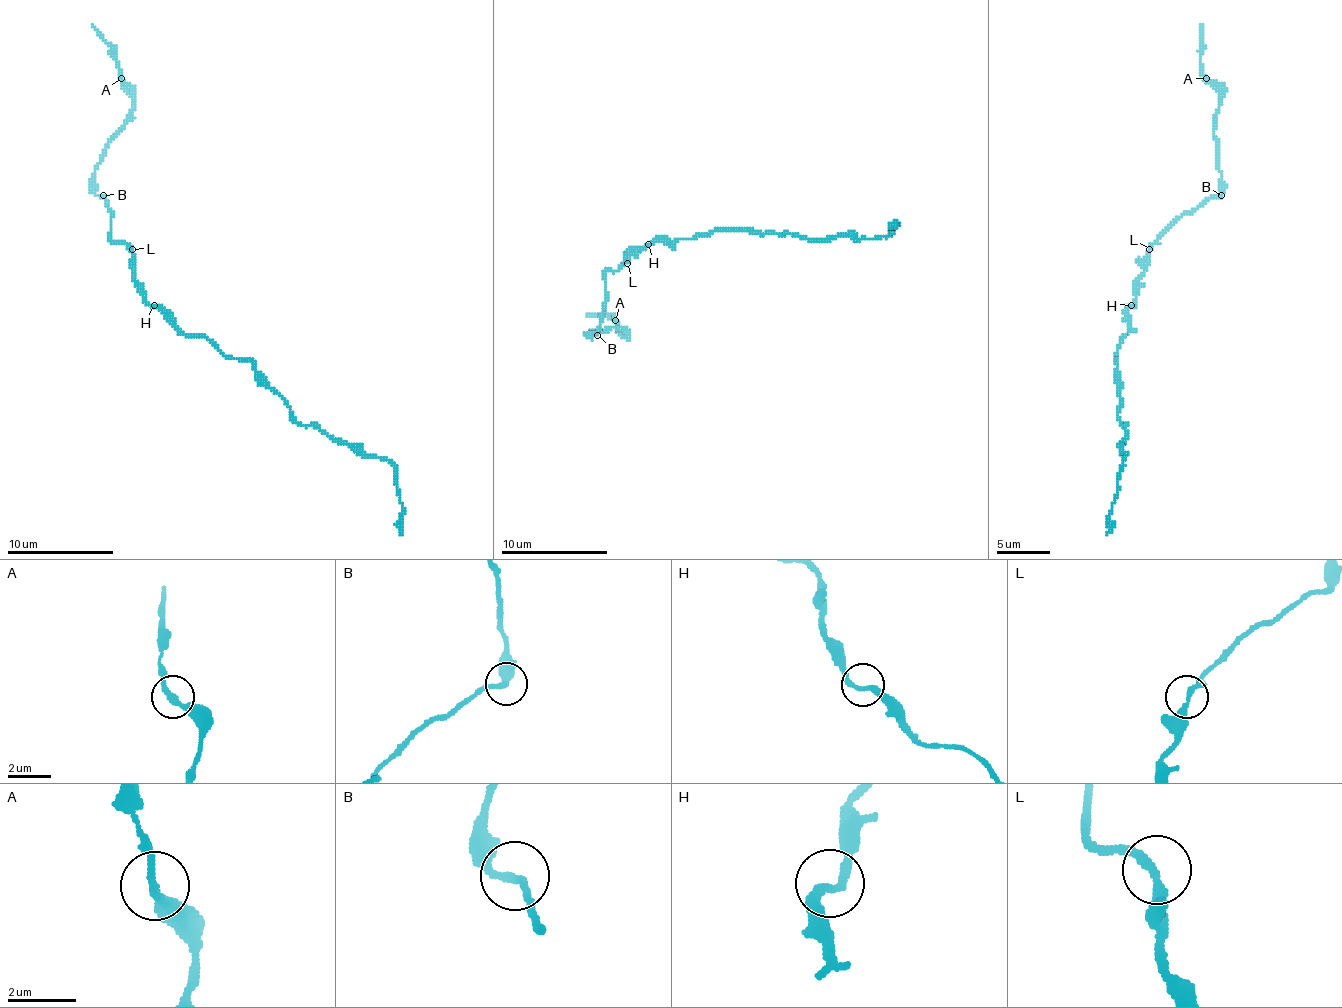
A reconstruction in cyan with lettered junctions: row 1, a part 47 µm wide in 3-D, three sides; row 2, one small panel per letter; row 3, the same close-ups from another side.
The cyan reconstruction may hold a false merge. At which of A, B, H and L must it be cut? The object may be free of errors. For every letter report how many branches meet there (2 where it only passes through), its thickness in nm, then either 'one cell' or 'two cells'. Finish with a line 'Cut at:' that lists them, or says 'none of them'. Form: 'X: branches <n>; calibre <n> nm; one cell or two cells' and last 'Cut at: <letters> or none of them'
A: branches 2; calibre 240 nm; one cell
B: branches 2; calibre 240 nm; one cell
H: branches 2; calibre 260 nm; one cell
L: branches 2; calibre 240 nm; one cell
Cut at: none of them

